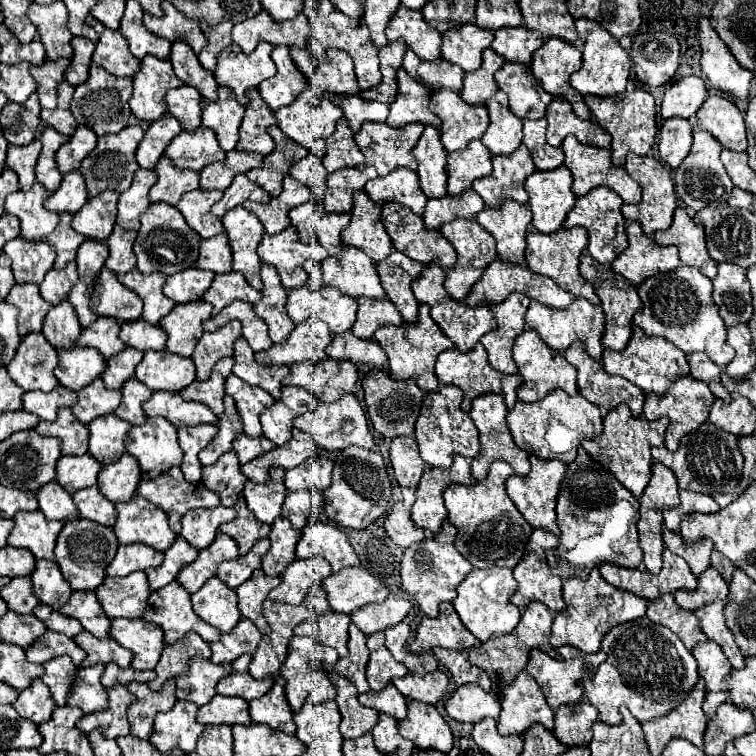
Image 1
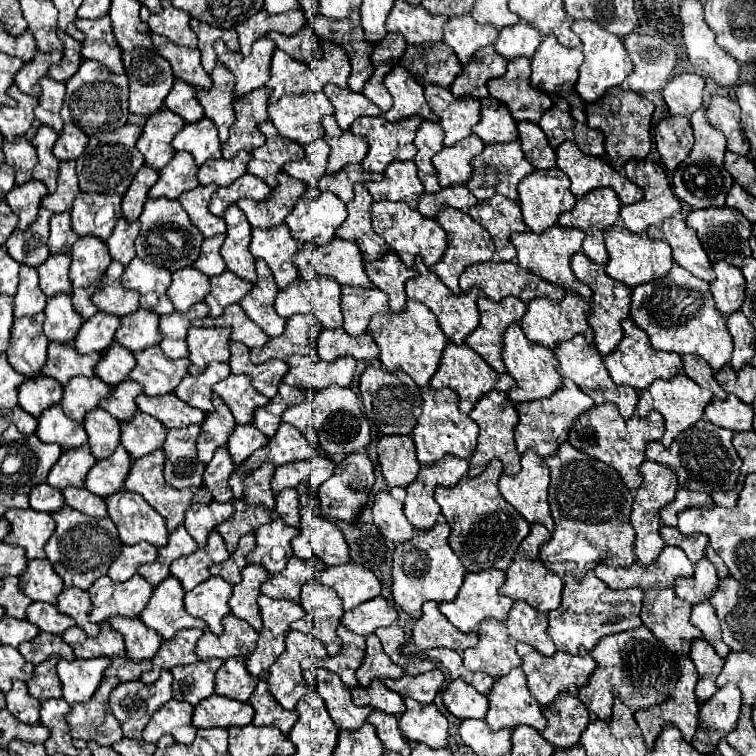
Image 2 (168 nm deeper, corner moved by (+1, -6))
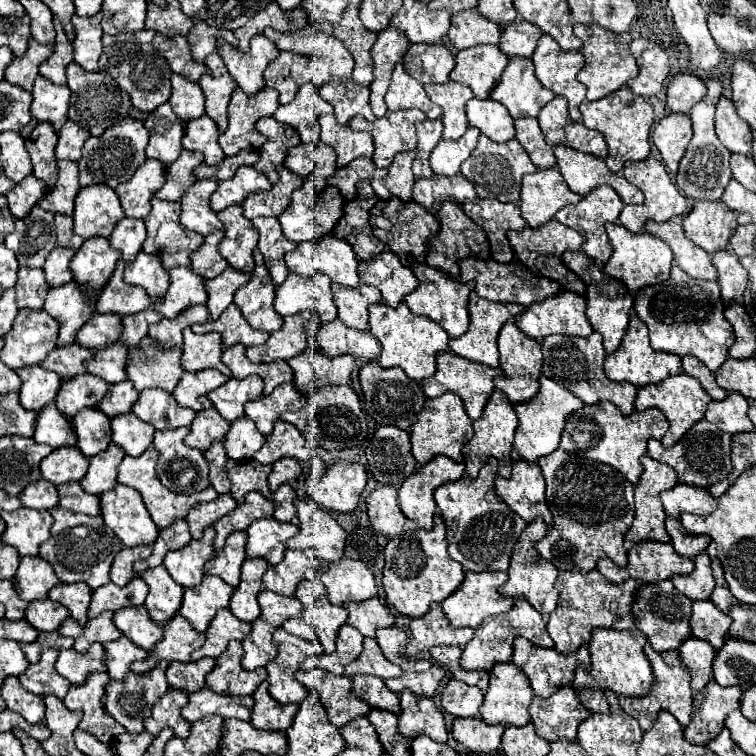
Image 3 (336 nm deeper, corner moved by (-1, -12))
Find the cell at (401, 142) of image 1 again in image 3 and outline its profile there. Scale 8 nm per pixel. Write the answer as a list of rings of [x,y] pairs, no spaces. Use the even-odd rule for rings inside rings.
[[[418,108],[386,112],[386,116],[368,122],[364,116],[354,116],[350,126],[356,130],[368,130],[374,138],[374,162],[380,168],[388,168],[396,152],[414,150],[416,148],[416,120],[424,120],[426,114]]]

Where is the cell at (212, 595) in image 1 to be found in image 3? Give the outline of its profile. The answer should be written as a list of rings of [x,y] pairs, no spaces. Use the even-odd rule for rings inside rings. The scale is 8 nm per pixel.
[[[204,576],[198,586],[184,590],[184,600],[178,612],[190,620],[196,630],[206,632],[216,610],[228,608],[232,592],[234,588],[228,586],[220,576]]]

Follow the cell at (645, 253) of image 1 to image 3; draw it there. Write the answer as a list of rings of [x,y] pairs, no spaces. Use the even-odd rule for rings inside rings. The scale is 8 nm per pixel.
[[[608,222],[606,232],[613,248],[612,256],[603,266],[606,275],[622,280],[632,294],[644,286],[652,286],[668,278],[670,266],[672,266],[672,250],[660,238],[648,232],[634,234],[616,222]]]

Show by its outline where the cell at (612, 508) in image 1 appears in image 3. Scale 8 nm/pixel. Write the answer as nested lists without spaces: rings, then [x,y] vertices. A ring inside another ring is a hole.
[[[562,448],[554,450],[550,456],[538,460],[542,476],[546,480],[546,500],[548,508],[554,516],[554,524],[548,528],[546,536],[536,544],[540,556],[550,560],[558,570],[574,570],[578,566],[580,572],[590,572],[596,568],[600,558],[610,558],[618,566],[628,562],[628,554],[624,548],[624,534],[634,518],[634,486],[612,466],[564,452]]]

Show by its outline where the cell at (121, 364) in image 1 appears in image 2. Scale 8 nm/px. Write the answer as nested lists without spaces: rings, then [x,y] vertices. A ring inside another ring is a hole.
[[[114,342],[100,358],[98,366],[96,366],[96,376],[102,378],[108,386],[116,386],[120,384],[124,378],[128,378],[130,370],[134,368],[136,358],[130,350],[126,350],[124,346],[120,346],[118,342]]]

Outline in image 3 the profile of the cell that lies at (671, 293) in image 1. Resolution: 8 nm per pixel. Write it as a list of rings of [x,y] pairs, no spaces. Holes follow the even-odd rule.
[[[678,264],[672,266],[668,280],[642,288],[634,294],[634,310],[650,330],[652,348],[678,356],[692,354],[702,360],[712,372],[716,372],[716,368],[724,364],[728,350],[734,344],[732,326],[724,318],[720,284],[714,280],[692,278]]]

